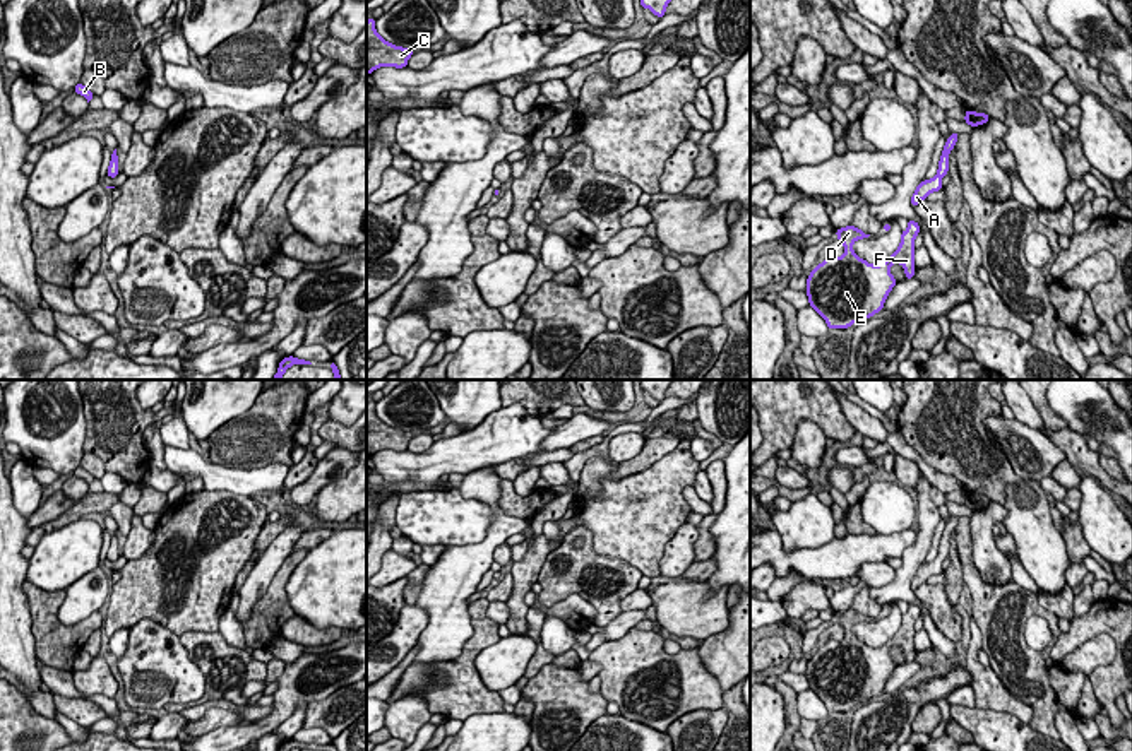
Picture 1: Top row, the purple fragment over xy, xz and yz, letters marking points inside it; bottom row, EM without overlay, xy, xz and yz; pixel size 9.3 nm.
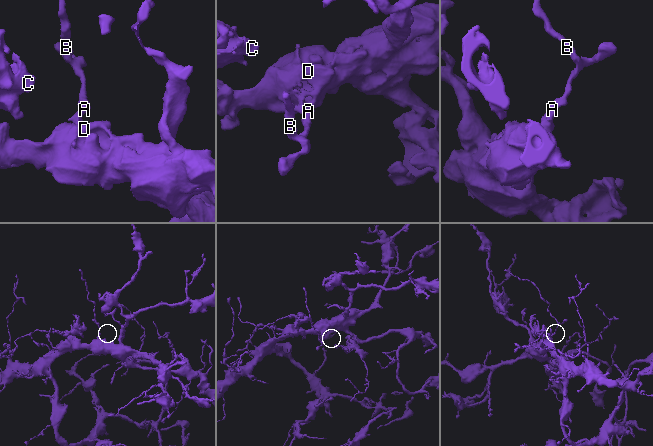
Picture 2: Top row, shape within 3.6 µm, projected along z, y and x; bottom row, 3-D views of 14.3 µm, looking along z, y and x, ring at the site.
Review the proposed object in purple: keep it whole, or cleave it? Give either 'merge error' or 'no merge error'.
no merge error

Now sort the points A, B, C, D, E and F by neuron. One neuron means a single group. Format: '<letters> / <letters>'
A B C D E F

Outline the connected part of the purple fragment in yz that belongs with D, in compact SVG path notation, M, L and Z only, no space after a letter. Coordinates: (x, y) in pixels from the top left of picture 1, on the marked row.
M908 221L908 229L901 233L897 250L879 265L860 258L853 243L870 234L853 224L836 231L844 245L843 257L827 257L815 265L807 279L807 296L810 306L825 320L827 328L849 328L884 310L884 303L897 284L891 274L892 263L901 263L906 281L915 277L915 239L920 224Z

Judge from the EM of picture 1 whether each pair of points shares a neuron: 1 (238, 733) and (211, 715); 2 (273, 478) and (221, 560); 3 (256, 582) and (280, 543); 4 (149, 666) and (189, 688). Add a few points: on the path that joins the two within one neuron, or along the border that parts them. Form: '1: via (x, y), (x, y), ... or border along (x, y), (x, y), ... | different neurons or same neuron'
1: border along (242, 722), (218, 726), (204, 733) | different neurons
2: border along (214, 490), (250, 495), (254, 498) | different neurons
3: via (262, 572), (276, 553) | same neuron
4: via (160, 671), (178, 680) | same neuron

